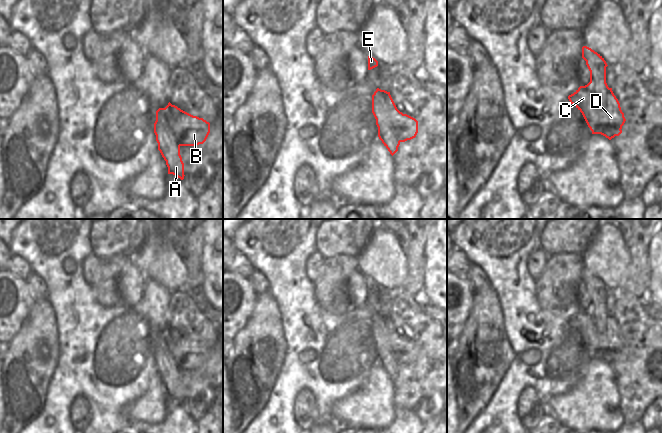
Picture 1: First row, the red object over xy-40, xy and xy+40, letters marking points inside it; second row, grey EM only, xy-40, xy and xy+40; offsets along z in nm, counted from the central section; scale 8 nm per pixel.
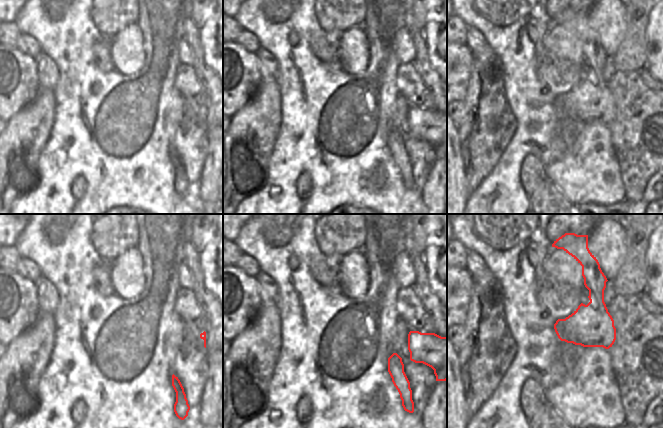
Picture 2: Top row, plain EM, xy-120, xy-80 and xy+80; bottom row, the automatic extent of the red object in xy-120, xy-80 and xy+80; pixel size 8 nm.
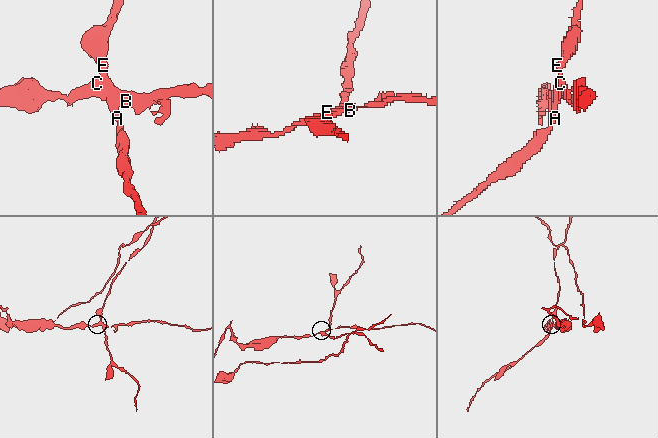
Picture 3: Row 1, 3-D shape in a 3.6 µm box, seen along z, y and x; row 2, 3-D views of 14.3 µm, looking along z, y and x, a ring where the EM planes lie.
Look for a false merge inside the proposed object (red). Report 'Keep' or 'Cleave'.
Cleave

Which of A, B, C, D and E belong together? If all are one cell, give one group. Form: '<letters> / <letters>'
A C D E / B

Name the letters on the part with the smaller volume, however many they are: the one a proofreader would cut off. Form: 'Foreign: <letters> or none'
Foreign: A, C, D, E

